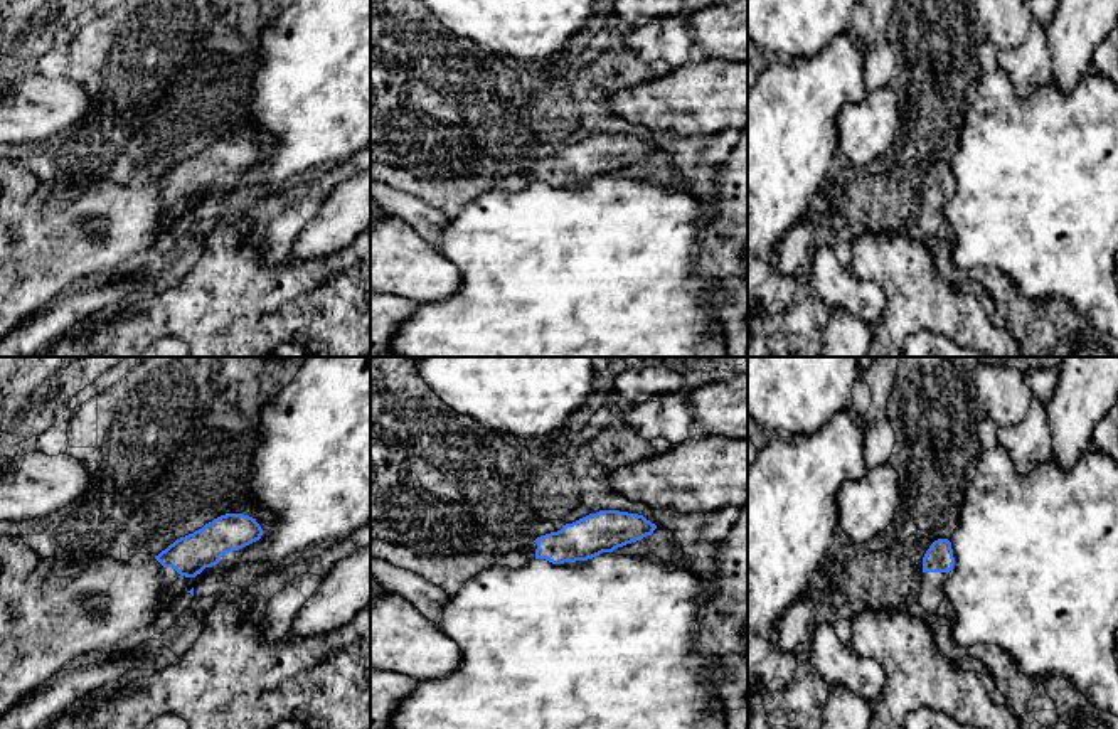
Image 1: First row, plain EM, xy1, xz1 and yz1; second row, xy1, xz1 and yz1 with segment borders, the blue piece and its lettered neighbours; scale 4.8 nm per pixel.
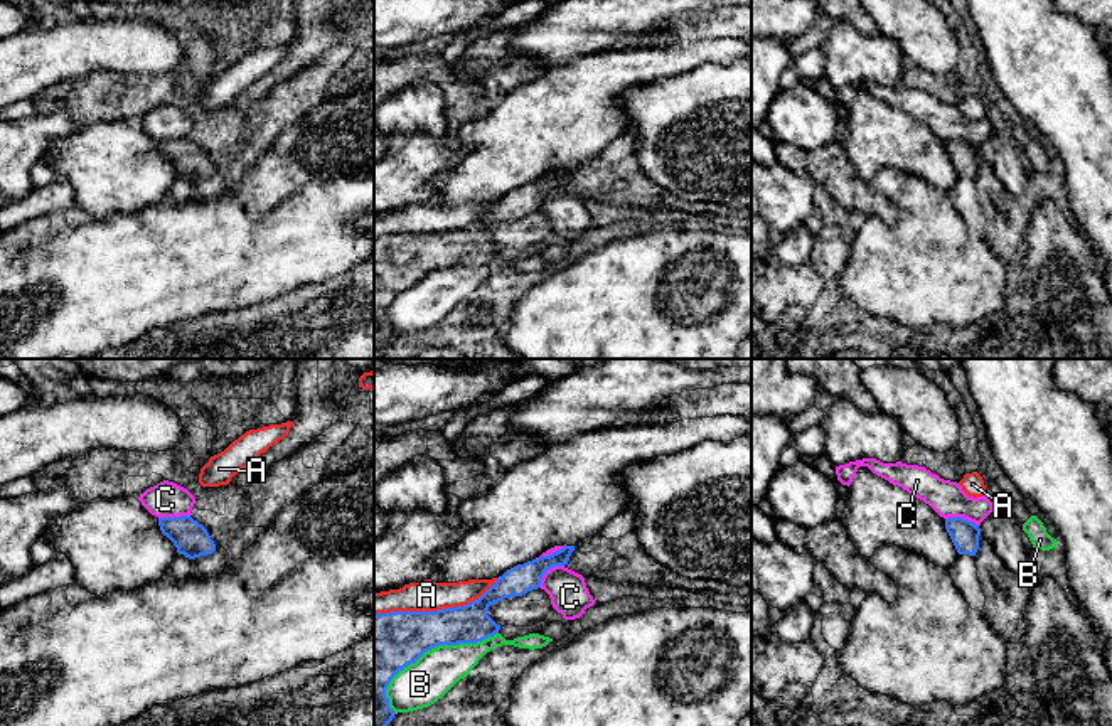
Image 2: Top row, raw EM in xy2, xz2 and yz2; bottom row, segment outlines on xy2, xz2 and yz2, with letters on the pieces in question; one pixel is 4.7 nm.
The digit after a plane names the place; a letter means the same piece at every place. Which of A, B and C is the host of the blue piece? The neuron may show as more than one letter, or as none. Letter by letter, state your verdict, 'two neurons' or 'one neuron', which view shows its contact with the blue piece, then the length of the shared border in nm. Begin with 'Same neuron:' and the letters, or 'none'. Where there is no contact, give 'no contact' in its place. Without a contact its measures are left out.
Same neuron: none
A: two neurons; contact in xz2; length 650 nm
B: two neurons; contact in xz2; length 650 nm
C: two neurons; contact in xz2; length 170 nm

